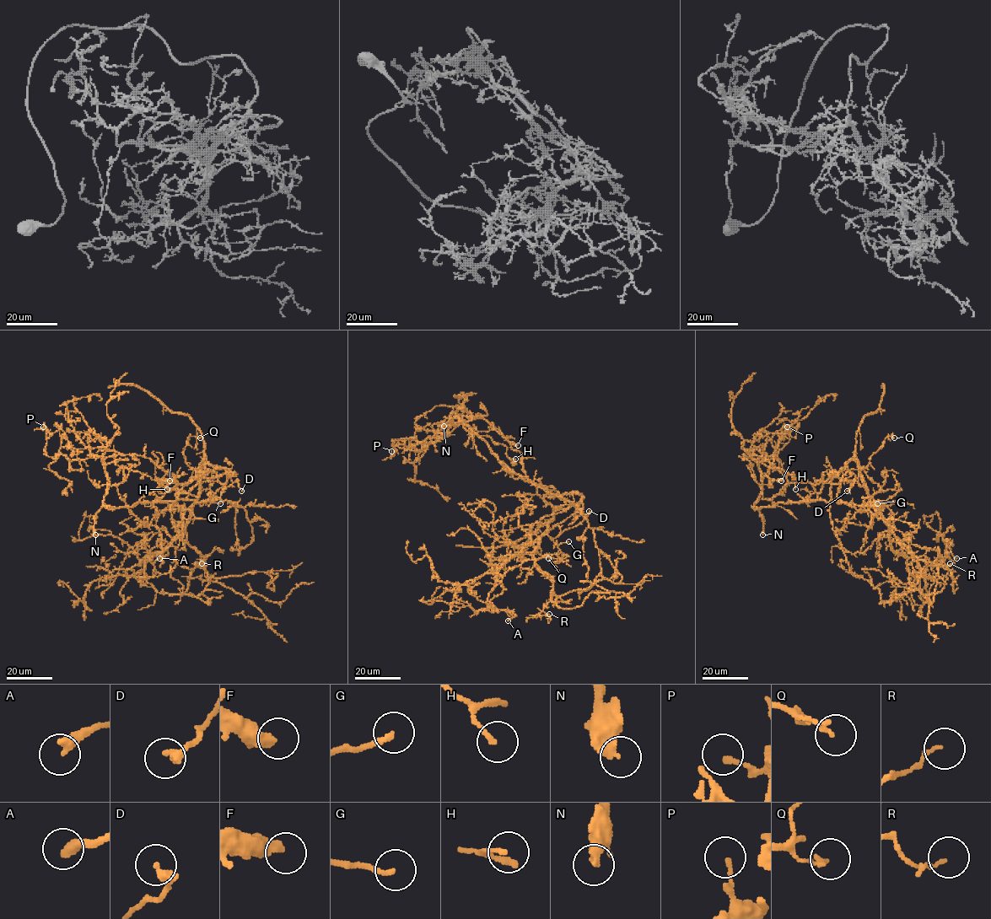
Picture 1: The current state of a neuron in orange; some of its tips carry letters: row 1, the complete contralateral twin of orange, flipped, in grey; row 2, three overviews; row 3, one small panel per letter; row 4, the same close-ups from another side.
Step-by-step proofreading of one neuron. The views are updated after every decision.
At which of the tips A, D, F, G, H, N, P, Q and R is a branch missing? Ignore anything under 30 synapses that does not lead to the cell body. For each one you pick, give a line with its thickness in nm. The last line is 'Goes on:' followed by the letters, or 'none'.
Goes on: none

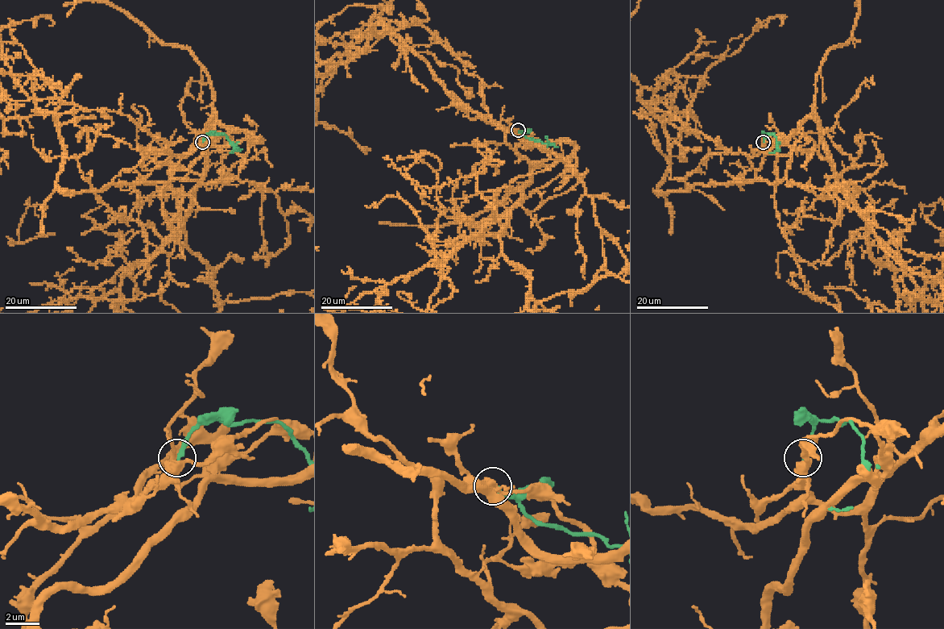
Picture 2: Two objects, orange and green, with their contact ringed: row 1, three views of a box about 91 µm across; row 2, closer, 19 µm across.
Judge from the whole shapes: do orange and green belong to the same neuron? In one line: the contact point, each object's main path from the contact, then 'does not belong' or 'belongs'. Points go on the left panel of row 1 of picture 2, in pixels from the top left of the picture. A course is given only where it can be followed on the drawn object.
place (202, 142); course orange (202, 142), (204, 153), (258, 138), (212, 117), (184, 220), (225, 306); course green (202, 141), (210, 133), (224, 134), (234, 146), (229, 153); does not belong

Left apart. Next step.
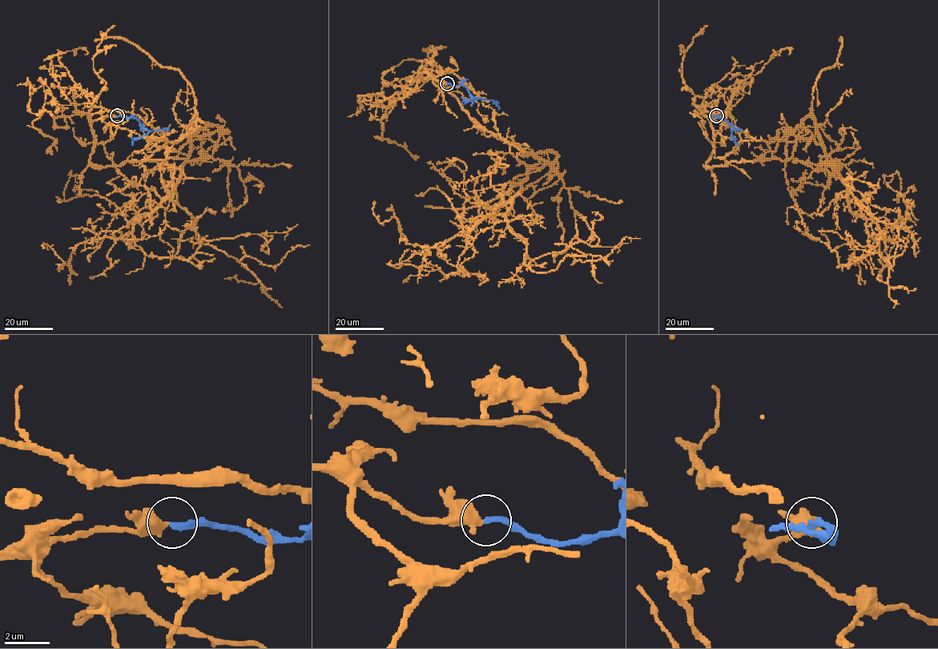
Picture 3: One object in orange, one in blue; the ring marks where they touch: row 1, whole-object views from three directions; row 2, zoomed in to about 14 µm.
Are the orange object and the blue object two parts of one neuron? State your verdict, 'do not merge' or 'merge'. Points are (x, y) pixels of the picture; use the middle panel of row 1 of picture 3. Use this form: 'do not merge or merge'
merge

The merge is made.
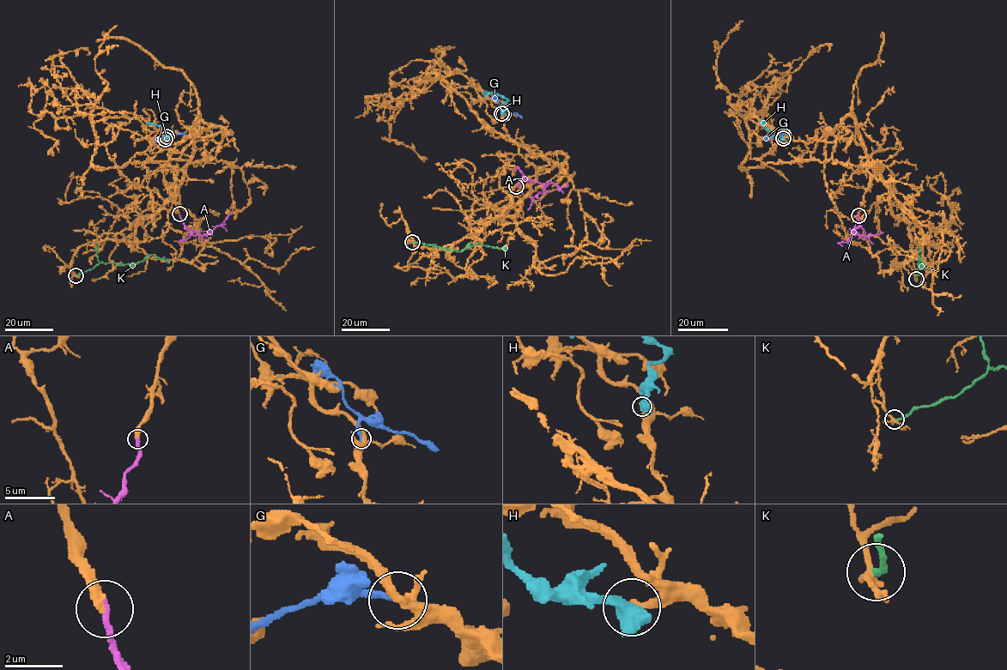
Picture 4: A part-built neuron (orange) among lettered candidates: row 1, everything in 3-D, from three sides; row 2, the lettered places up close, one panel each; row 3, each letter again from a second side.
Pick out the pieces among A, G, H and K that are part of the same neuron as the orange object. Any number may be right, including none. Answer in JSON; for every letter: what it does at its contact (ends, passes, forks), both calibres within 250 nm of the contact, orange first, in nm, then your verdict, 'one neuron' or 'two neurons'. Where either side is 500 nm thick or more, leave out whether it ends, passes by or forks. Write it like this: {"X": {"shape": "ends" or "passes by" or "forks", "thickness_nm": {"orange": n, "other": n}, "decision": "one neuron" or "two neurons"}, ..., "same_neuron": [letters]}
{"A": {"shape": "ends", "thickness_nm": {"orange": 360, "other": 240}, "decision": "one neuron"}, "G": {"shape": "ends", "thickness_nm": {"orange": 320, "other": 240}, "decision": "two neurons"}, "H": {"thickness_nm": {"orange": 240, "other": 500}, "decision": "two neurons"}, "K": {"shape": "ends", "thickness_nm": {"orange": 180, "other": 220}, "decision": "two neurons"}, "same_neuron": ["A"]}

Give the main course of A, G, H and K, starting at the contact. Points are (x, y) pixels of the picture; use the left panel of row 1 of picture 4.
A: (179, 214), (187, 229), (209, 232), (197, 235), (191, 230)
G: (166, 136), (185, 134)
H: (165, 139), (170, 130), (148, 124)
K: (75, 275), (101, 262), (136, 264), (151, 255), (170, 262)

